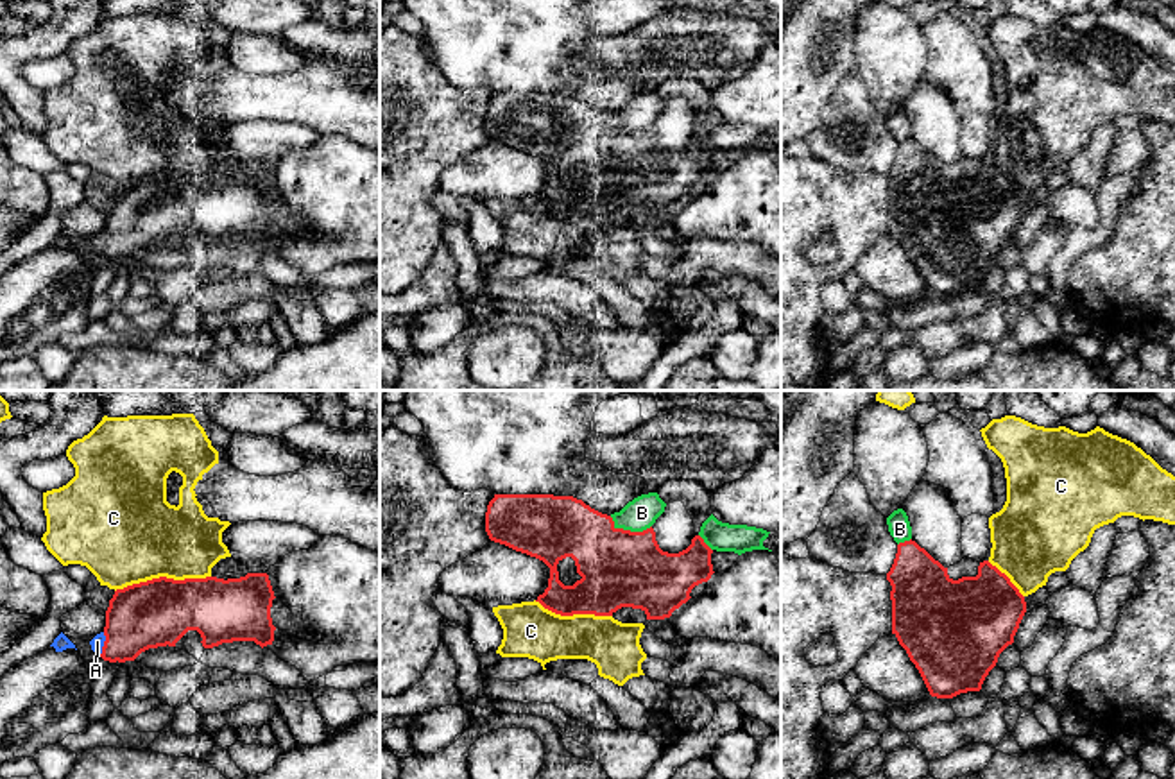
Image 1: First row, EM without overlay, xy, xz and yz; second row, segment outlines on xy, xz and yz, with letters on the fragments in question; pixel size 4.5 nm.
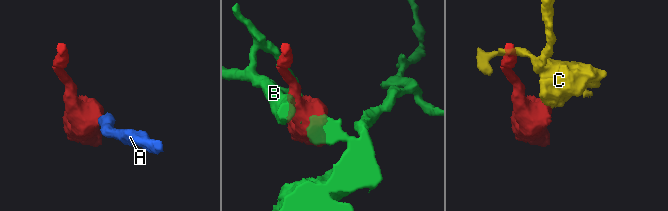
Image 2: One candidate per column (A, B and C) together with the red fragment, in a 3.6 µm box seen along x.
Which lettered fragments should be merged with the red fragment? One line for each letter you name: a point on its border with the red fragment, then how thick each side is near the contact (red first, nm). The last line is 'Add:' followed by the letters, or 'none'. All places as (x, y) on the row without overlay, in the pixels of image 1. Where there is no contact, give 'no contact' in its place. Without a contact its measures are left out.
A: meets red in xy at (104, 244); 300 nm thick on the red side, 60 nm on the other
Add: A

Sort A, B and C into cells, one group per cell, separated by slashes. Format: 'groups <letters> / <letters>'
groups A / B / C

